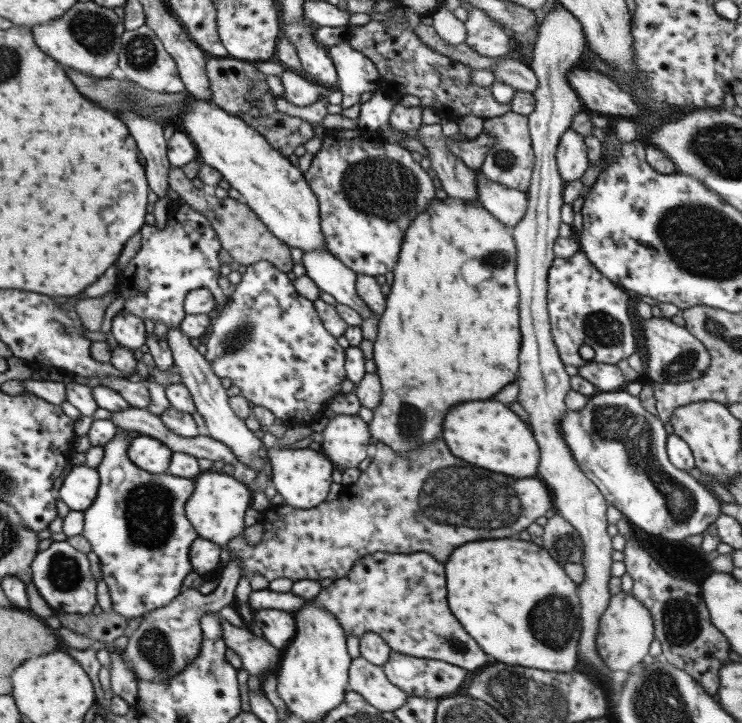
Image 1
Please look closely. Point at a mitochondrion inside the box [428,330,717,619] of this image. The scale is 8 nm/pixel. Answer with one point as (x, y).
(626, 434)

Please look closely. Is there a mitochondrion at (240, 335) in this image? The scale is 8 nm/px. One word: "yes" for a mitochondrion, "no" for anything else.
yes

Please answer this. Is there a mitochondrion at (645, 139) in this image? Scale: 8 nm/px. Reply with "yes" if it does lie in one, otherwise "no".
no

